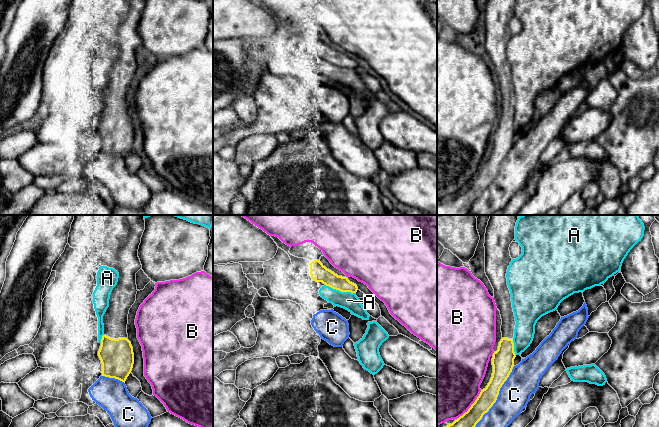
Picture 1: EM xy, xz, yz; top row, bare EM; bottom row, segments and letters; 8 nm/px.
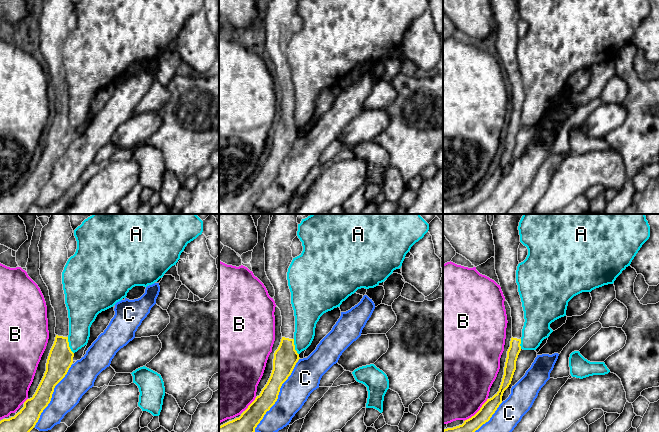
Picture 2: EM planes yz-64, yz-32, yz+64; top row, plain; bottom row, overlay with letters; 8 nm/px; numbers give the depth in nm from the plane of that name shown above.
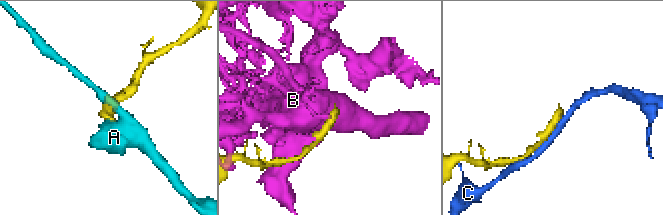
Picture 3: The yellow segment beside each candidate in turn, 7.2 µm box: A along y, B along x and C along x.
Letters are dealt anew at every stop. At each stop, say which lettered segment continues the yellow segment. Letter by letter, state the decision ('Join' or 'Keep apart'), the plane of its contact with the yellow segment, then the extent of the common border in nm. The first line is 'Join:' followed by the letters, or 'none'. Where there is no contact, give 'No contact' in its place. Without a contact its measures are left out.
Join: none
A: Keep apart. Touches yellow in xz. Shared border 260 nm
B: Keep apart. Touches yellow in yz. Shared border 300 nm
C: Keep apart. Touches yellow in yz. Shared border 550 nm

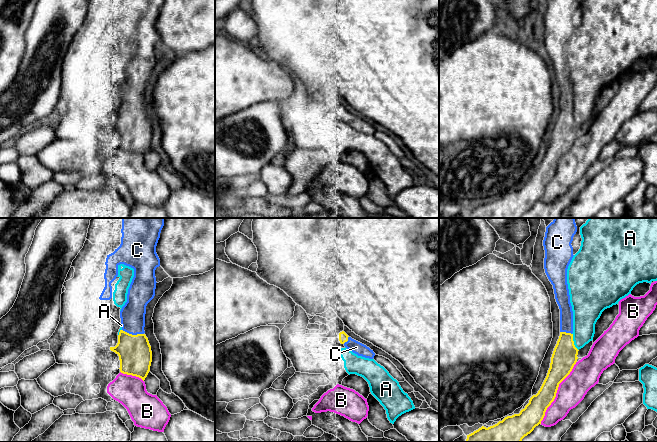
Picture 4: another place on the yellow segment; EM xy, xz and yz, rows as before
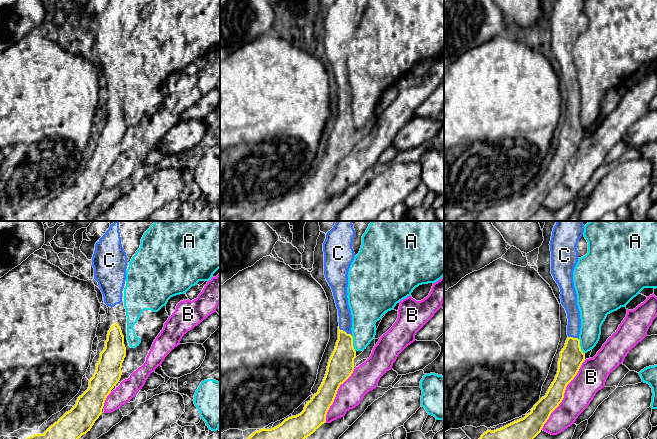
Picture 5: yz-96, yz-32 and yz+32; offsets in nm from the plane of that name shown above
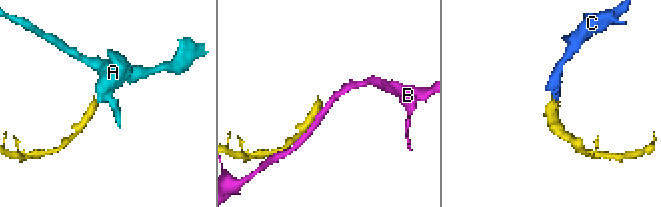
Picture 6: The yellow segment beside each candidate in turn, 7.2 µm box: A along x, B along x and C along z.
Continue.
Join: C
A: Keep apart. Touches yellow in yz. Shared border 150 nm
B: Keep apart. Touches yellow in yz. Shared border 600 nm
C: Join. Touches yellow in xy. Shared border 180 nm

